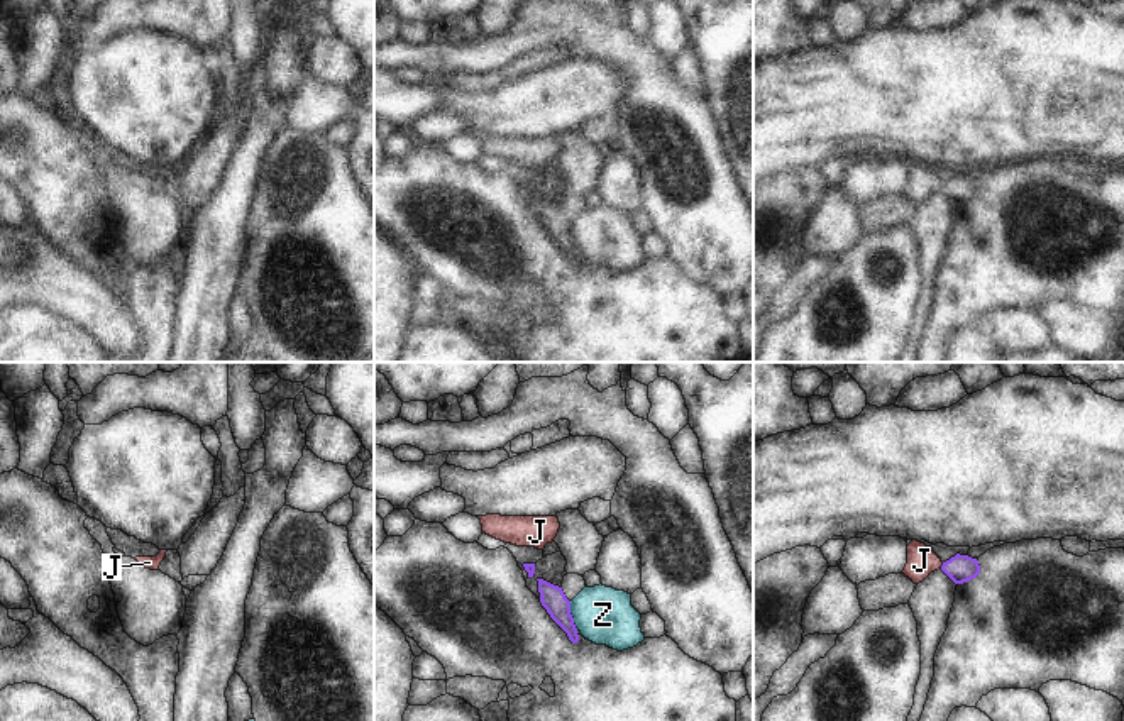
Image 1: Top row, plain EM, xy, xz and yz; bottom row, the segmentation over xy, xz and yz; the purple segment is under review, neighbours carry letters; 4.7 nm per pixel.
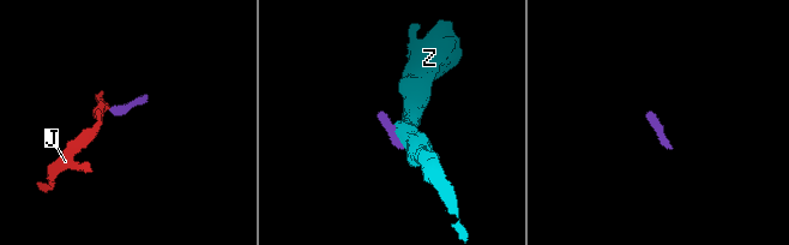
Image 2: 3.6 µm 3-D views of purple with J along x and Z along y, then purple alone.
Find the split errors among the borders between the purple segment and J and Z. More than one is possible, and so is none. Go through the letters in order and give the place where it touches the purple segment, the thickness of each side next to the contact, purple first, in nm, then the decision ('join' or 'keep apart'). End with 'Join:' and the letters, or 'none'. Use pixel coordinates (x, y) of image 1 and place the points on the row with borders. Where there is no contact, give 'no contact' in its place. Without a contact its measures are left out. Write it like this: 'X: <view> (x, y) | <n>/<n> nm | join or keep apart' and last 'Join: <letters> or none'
J: yz (942, 566) | 130/140 nm | join
Z: xz (571, 615) | 120/280 nm | keep apart
Join: J

